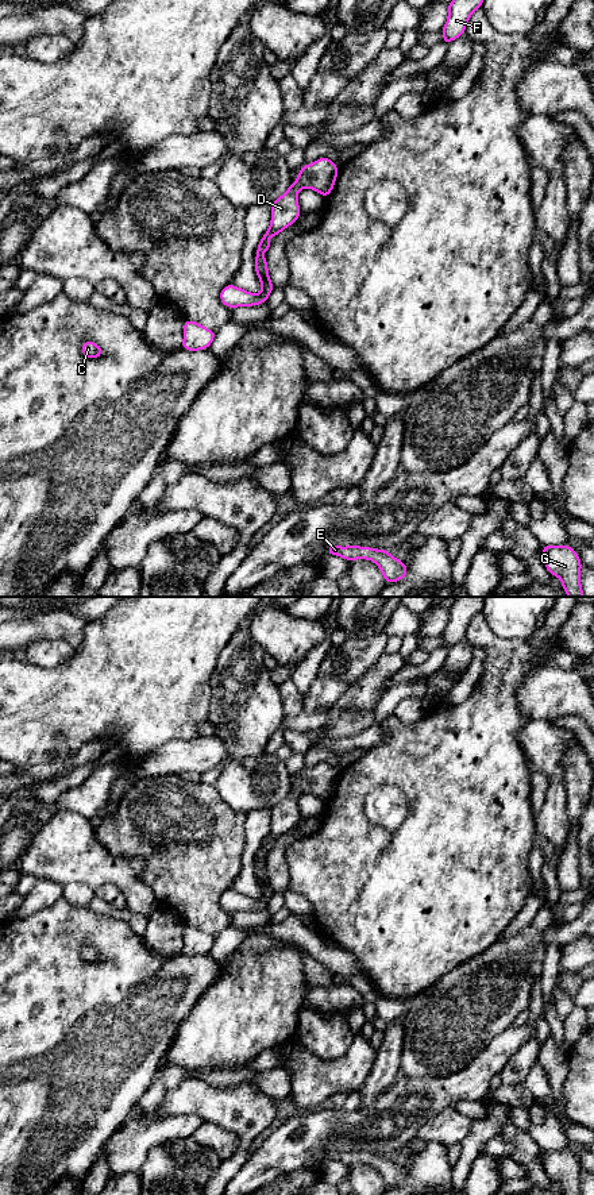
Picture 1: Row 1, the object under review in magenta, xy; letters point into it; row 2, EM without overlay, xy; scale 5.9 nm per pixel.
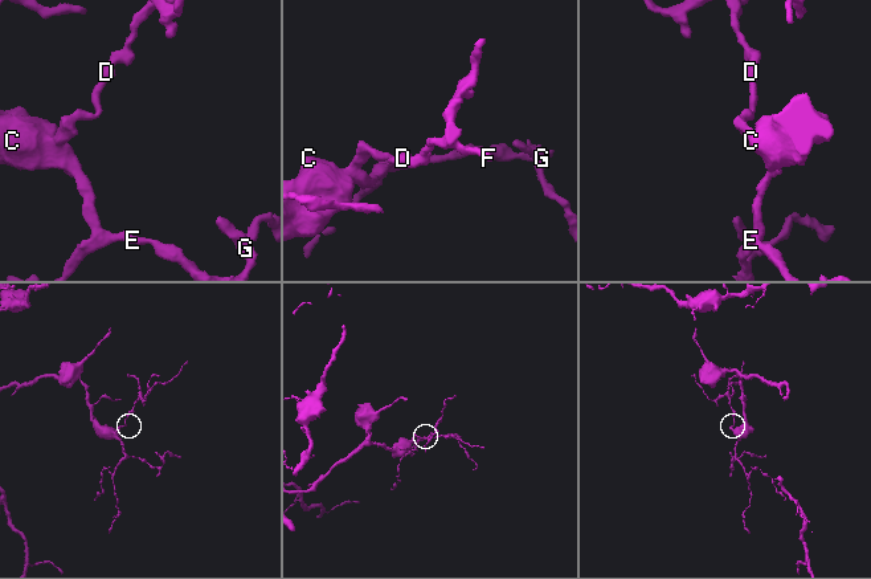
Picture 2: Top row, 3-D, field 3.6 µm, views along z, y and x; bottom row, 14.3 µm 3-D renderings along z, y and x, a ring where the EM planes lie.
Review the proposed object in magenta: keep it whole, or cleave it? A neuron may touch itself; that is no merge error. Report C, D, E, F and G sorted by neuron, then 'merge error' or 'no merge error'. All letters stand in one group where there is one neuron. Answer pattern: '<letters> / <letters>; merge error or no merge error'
C D E F G; no merge error

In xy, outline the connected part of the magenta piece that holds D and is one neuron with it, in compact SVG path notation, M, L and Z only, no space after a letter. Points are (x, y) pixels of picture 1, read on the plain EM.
M323 762L310 770L301 771L298 783L290 793L275 806L271 807L271 828L270 833L262 841L255 857L255 876L263 891L259 899L246 897L235 890L227 890L220 897L220 906L228 911L251 911L266 907L271 895L266 859L261 861L262 856L267 857L271 847L267 845L270 840L277 841L282 834L293 829L300 821L300 812L297 799L301 793L310 793L327 802L332 794L338 780L338 771L328 763Z

